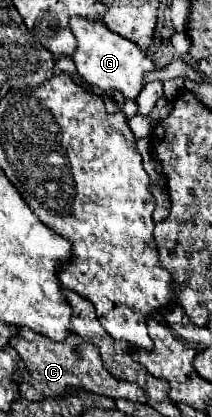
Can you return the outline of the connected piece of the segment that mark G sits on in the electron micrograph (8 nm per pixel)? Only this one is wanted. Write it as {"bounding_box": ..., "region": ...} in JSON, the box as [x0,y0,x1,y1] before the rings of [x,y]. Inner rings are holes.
{"bounding_box":[69,18,153,100],"region":[[[71,18],[69,26],[71,26],[73,36],[77,38],[77,50],[73,54],[73,60],[83,80],[105,90],[105,94],[111,98],[113,98],[113,92],[119,90],[125,98],[135,100],[143,88],[145,74],[153,70],[153,62],[147,56],[147,52],[141,50],[135,42],[111,32],[103,22]]]}

